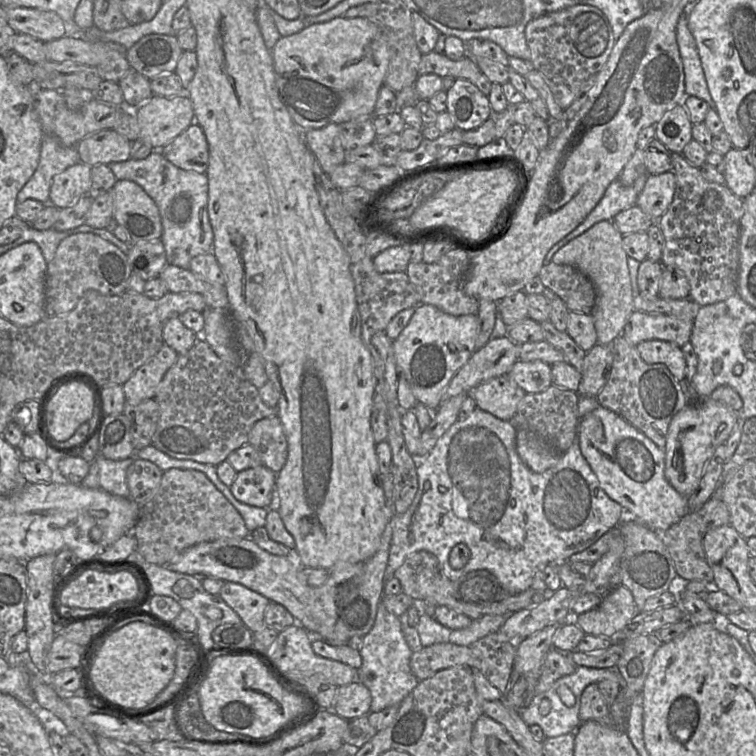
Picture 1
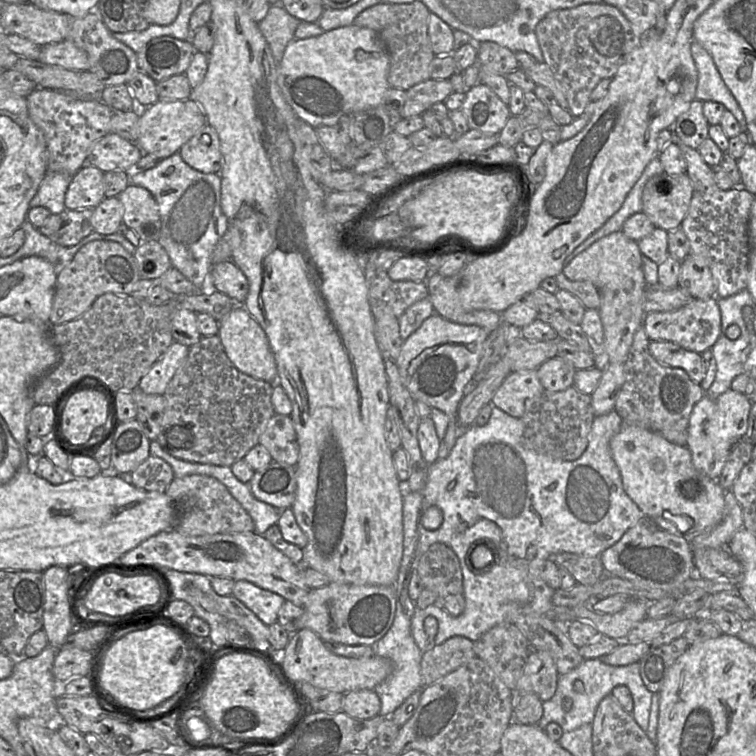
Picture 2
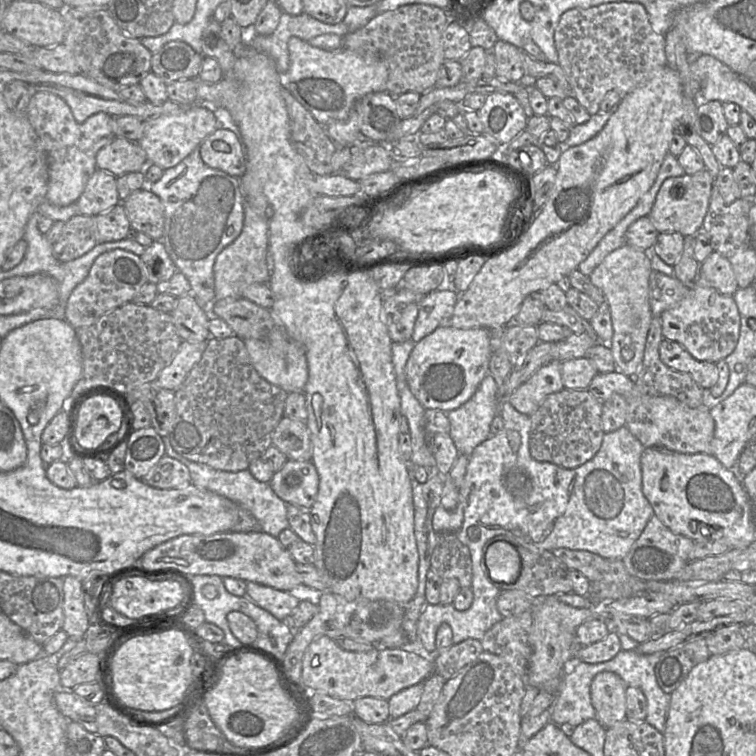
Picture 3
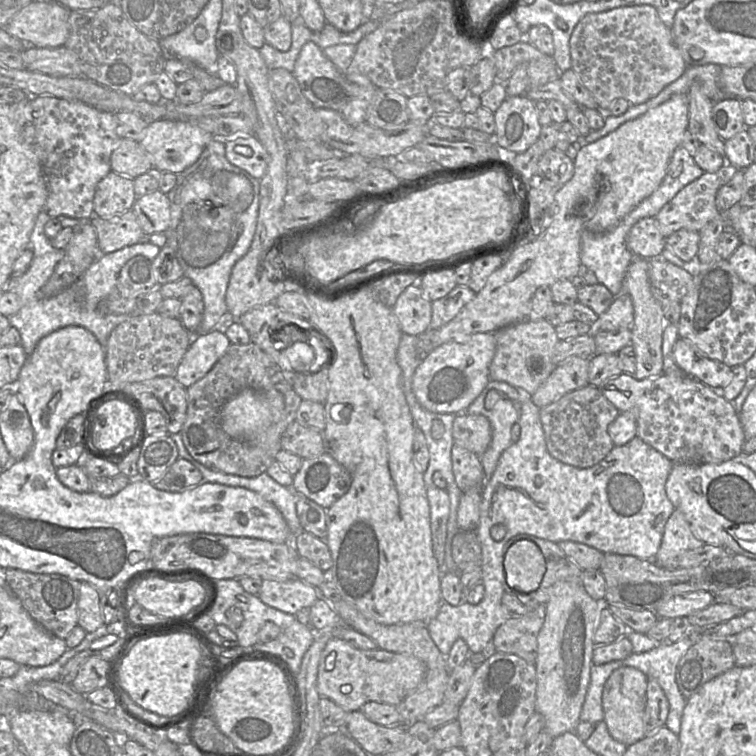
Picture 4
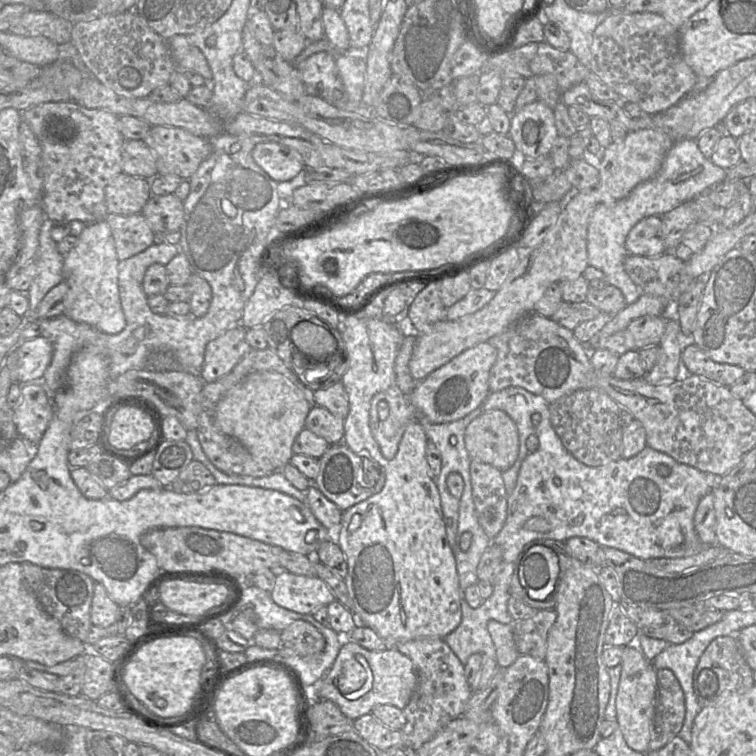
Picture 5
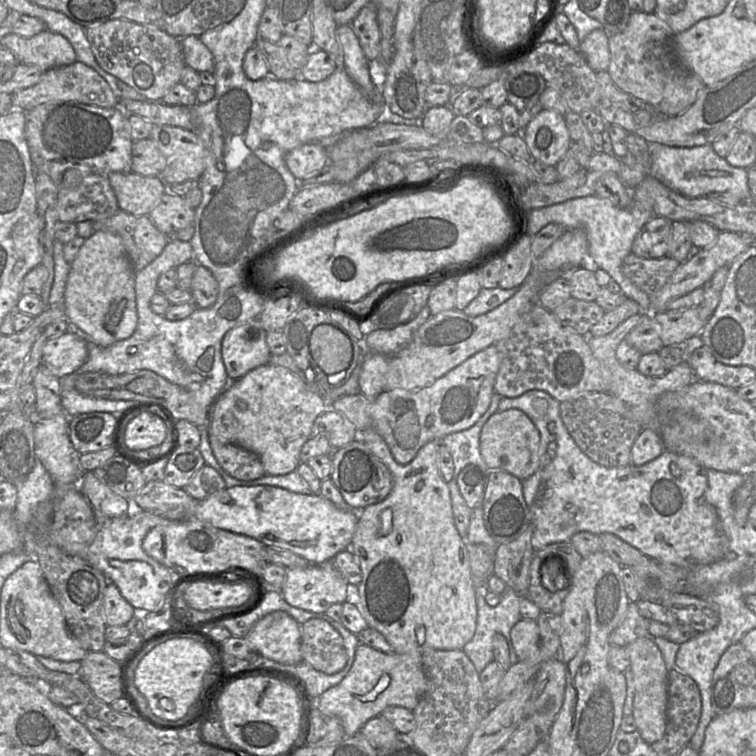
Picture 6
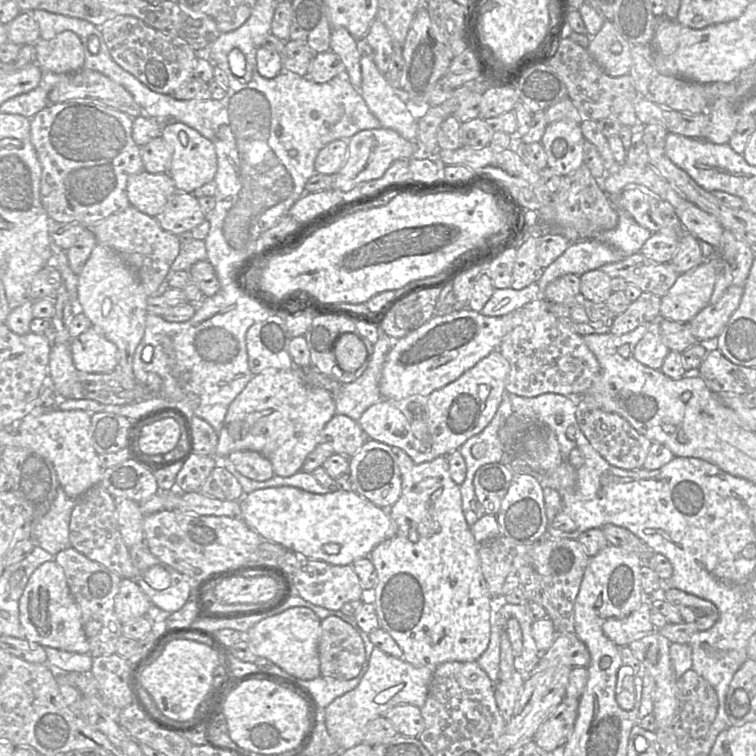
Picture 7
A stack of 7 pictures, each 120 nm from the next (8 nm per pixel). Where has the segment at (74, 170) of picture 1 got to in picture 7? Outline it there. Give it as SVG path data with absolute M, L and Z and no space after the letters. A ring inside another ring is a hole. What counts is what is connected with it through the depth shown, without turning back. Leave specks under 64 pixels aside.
M142 171L129 176L126 191L132 207L151 217L156 217L177 188L169 173Z

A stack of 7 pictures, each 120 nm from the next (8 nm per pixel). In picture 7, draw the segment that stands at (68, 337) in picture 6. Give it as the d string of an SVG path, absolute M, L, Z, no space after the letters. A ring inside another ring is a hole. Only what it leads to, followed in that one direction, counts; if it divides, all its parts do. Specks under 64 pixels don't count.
M91 327L70 342L73 363L79 372L110 373L119 364L116 345Z

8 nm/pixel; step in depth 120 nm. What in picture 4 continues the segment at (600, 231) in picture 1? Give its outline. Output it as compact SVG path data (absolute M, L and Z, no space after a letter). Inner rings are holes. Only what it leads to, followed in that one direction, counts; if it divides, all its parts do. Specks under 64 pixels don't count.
M633 257L623 281L623 293L630 296L634 307L634 320L631 328L631 347L633 348L637 379L654 378L663 374L662 336L665 328L665 315L661 304L654 298L649 276L649 260Z

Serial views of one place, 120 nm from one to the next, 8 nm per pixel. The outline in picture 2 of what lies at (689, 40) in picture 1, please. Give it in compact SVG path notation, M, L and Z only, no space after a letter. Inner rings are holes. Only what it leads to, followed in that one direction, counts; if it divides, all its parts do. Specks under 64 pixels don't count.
M695 40L691 43L691 54L698 72L695 100L722 104L744 127L743 112L725 85L711 55Z

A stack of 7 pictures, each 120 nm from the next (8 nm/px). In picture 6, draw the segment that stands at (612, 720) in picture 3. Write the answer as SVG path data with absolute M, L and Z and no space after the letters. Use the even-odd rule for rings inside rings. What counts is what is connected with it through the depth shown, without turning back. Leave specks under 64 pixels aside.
M651 638L637 639L628 644L625 649L630 659L629 670L635 685L631 716L642 739L652 745L663 737L666 729L669 671L662 653Z

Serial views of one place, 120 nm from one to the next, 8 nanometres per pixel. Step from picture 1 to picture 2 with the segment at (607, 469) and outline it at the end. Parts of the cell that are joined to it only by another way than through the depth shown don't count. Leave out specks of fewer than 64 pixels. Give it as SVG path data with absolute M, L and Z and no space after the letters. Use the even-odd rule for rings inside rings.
M624 423L610 441L623 488L644 516L663 530L690 539L718 524L725 511L725 490L717 480L698 471L686 446L675 445L660 433Z

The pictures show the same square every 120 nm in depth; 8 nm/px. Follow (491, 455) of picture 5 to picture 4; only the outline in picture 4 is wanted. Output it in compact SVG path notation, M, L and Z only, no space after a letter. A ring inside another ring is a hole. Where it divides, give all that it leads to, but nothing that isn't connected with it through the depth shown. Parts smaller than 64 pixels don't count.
M457 414L453 422L454 443L481 456L492 440L492 427L482 415Z

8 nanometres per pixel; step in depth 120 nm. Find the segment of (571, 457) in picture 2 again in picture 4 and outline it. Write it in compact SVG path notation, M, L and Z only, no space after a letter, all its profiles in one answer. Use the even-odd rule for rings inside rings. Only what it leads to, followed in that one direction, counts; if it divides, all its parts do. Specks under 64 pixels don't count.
M588 385L565 394L540 410L548 452L560 462L577 468L590 468L596 465L615 446L608 427L619 413L620 411L606 399L599 387Z

